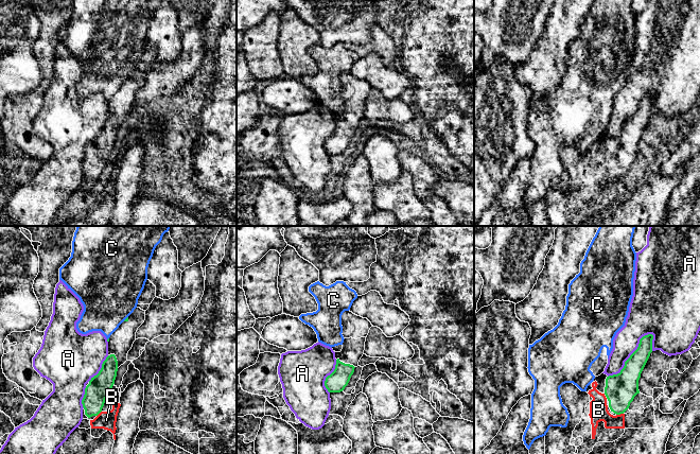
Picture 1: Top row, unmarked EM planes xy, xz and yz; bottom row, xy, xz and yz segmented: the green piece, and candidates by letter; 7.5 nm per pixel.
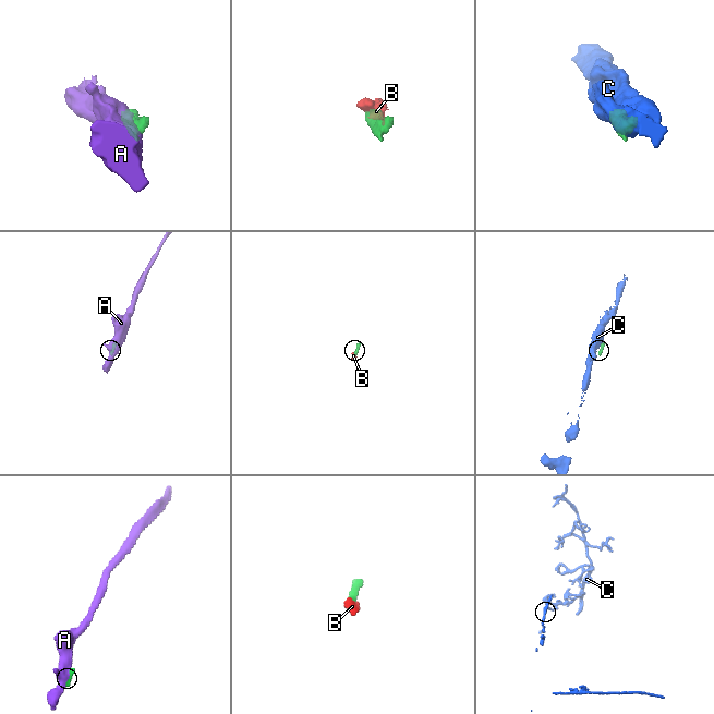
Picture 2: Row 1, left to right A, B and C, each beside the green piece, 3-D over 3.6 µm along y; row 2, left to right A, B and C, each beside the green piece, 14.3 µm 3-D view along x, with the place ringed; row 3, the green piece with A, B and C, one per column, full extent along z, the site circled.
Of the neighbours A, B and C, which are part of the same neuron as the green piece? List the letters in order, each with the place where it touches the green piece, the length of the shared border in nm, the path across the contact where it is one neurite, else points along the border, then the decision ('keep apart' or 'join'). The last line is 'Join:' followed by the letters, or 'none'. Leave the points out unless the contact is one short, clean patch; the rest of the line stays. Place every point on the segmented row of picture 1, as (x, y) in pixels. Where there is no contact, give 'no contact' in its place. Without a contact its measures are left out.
A: meets green in yz at (631, 354); contact 480 nm long; keep apart
B: meets green in yz at (619, 414); contact 60 nm long; runs through yz (620, 389), (619, 414), (607, 418), (598, 409); join
C: meets green in xy at (126, 318); contact 50 nm long; border along xy (127, 316), (123, 320); keep apart
Join: B

